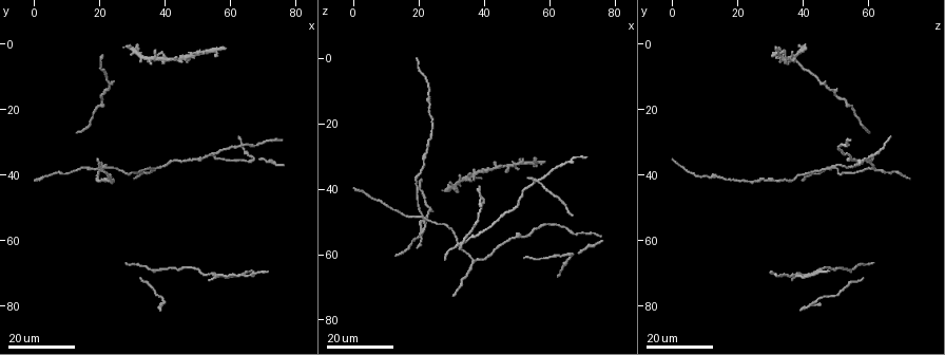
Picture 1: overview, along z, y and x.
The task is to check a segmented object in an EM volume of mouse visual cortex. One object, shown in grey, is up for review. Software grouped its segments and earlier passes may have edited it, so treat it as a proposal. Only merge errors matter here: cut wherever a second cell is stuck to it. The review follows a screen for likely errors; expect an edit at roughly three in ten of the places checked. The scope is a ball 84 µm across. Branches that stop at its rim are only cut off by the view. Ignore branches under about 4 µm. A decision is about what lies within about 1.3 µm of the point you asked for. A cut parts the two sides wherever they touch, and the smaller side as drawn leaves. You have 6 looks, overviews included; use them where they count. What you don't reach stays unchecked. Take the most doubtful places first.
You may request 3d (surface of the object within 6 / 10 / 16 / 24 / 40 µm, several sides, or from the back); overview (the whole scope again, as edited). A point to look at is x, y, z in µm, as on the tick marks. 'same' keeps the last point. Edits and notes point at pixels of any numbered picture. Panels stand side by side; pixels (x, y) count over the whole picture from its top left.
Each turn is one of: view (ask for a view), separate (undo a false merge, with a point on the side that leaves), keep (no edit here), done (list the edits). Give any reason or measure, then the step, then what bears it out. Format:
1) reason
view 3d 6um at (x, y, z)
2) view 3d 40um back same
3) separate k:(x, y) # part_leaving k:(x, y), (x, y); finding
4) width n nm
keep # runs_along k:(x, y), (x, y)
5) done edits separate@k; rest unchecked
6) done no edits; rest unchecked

three arms meet
view 3d 16um at (56.0, 70.5, 37.0)

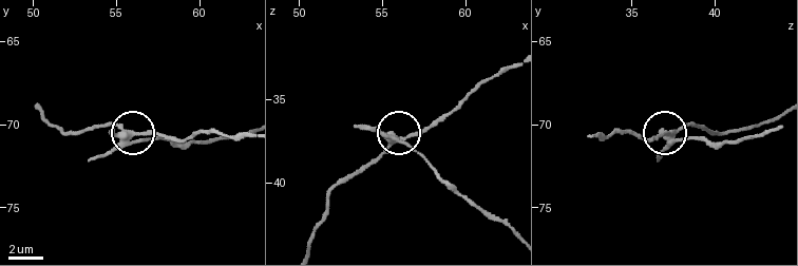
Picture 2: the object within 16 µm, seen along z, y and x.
closer look
view 3d 10um at (56.6, 70.8, 37.5)

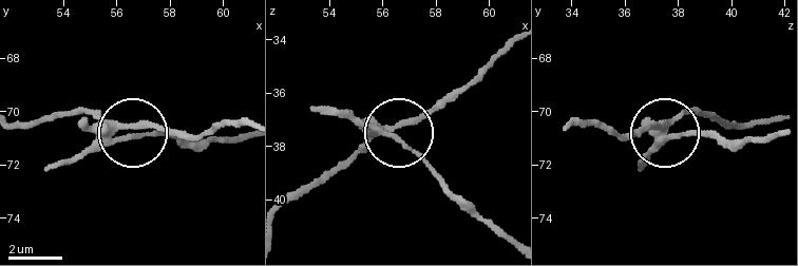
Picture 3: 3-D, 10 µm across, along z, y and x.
width 220 nm
separate 3:(137, 134) # part_leaving 3:(661, 143), (670, 135), (727, 143), (775, 135); two cells meet here

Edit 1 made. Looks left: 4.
view overview

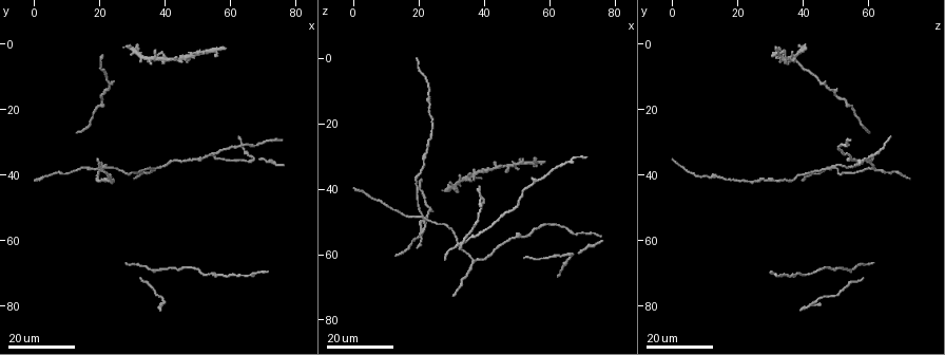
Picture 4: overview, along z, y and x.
looks like a crossing
view 3d 16um at (22.0, 37.0, 48.5)

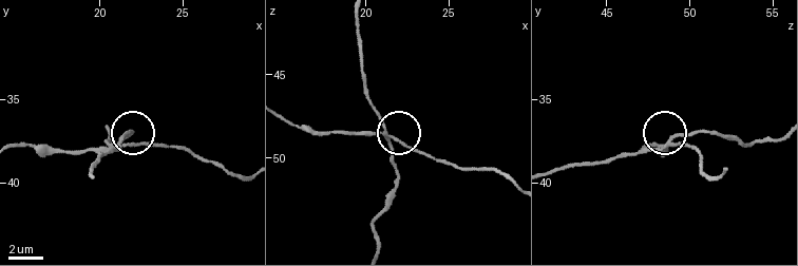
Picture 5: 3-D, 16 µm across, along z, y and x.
view 3d 10um at (21.7, 37.6, 48.8)

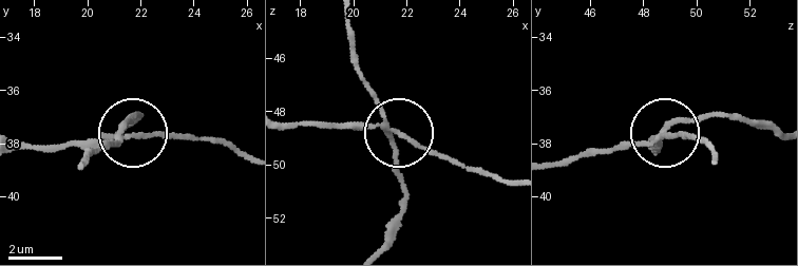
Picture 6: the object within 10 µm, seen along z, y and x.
arms 4
separate 6:(106, 146) # part_leaving 6:(386, 126), (361, 74), (348, 19); two cells meet here

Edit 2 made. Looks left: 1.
done edits separate@3, separate@6; rest unchecked

